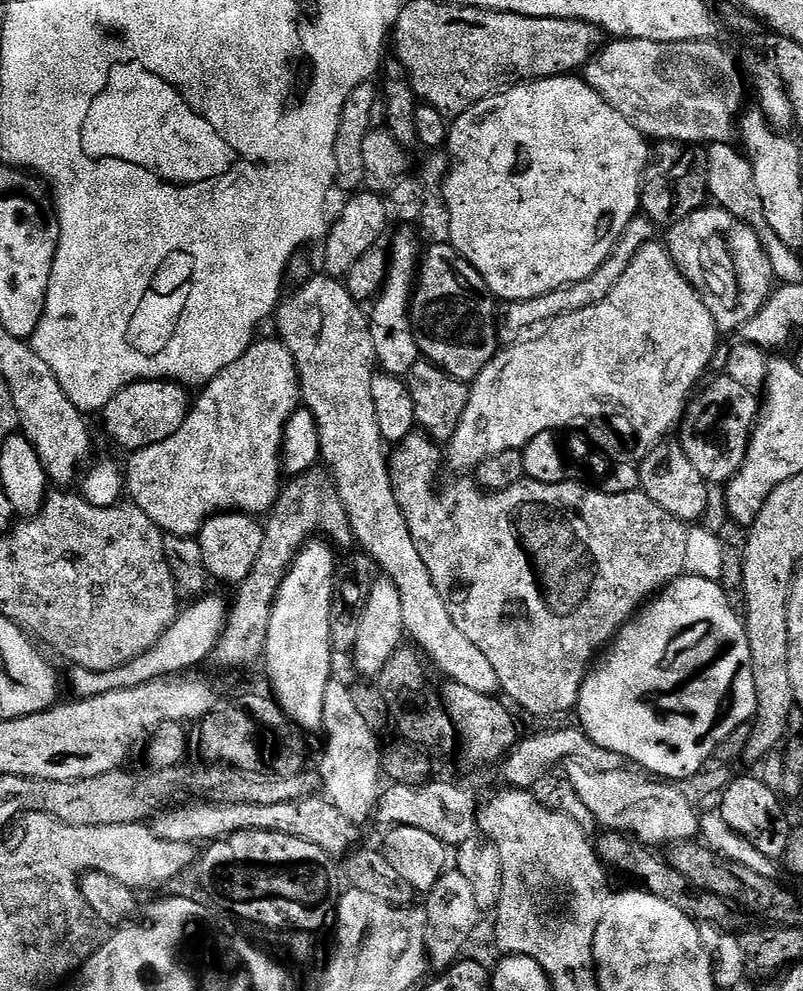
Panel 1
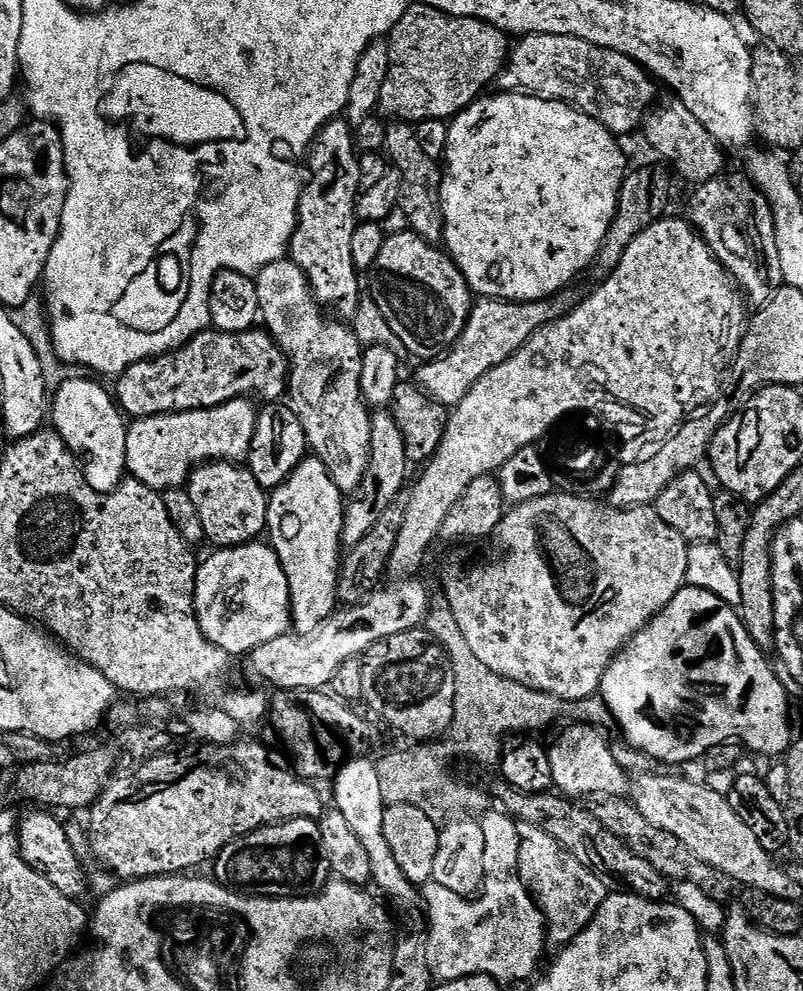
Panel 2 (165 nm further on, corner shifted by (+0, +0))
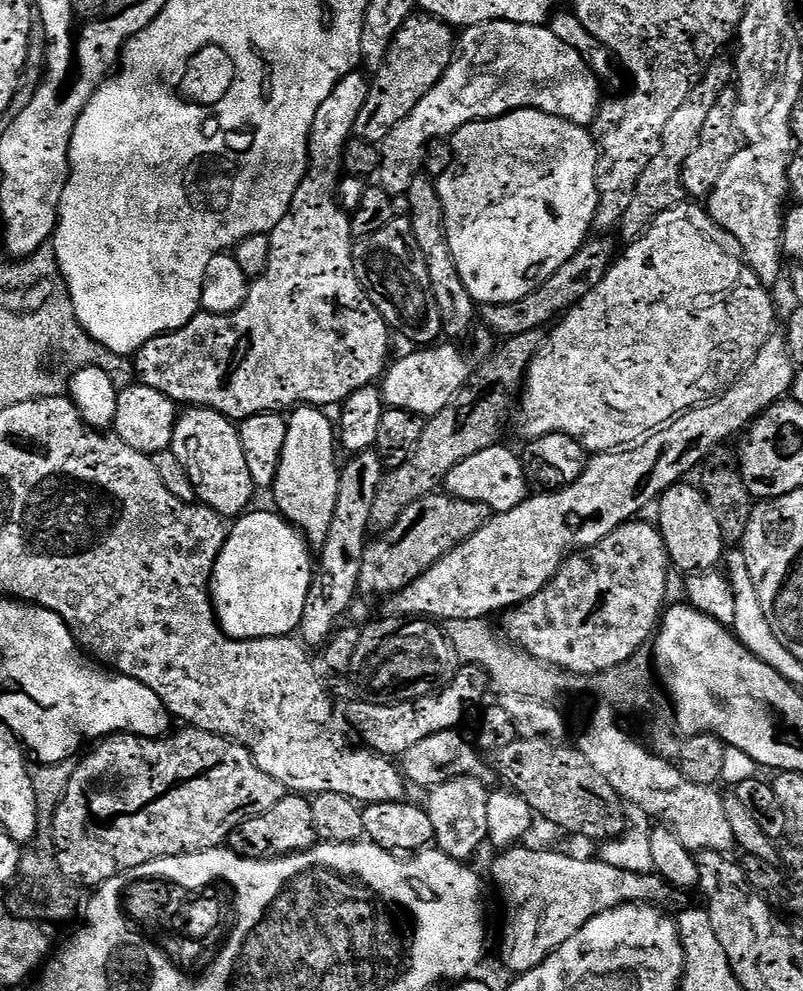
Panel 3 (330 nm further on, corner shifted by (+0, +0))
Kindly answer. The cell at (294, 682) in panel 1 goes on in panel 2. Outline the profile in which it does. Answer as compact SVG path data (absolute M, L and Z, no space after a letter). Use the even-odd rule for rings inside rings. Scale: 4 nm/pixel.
M305 458L297 468L268 497L267 539L286 570L286 582L290 586L290 606L292 607L291 627L297 633L312 632L326 618L330 618L338 607L338 582L342 563L342 543L345 493L334 486L334 478L326 470L321 460Z

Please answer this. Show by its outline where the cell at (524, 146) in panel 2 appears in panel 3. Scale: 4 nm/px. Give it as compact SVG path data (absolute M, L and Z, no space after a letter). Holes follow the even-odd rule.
M519 108L493 120L462 126L450 137L452 165L435 181L444 211L444 233L458 274L477 305L526 298L554 270L566 266L589 239L600 195L596 186L596 143L587 127L536 108Z

